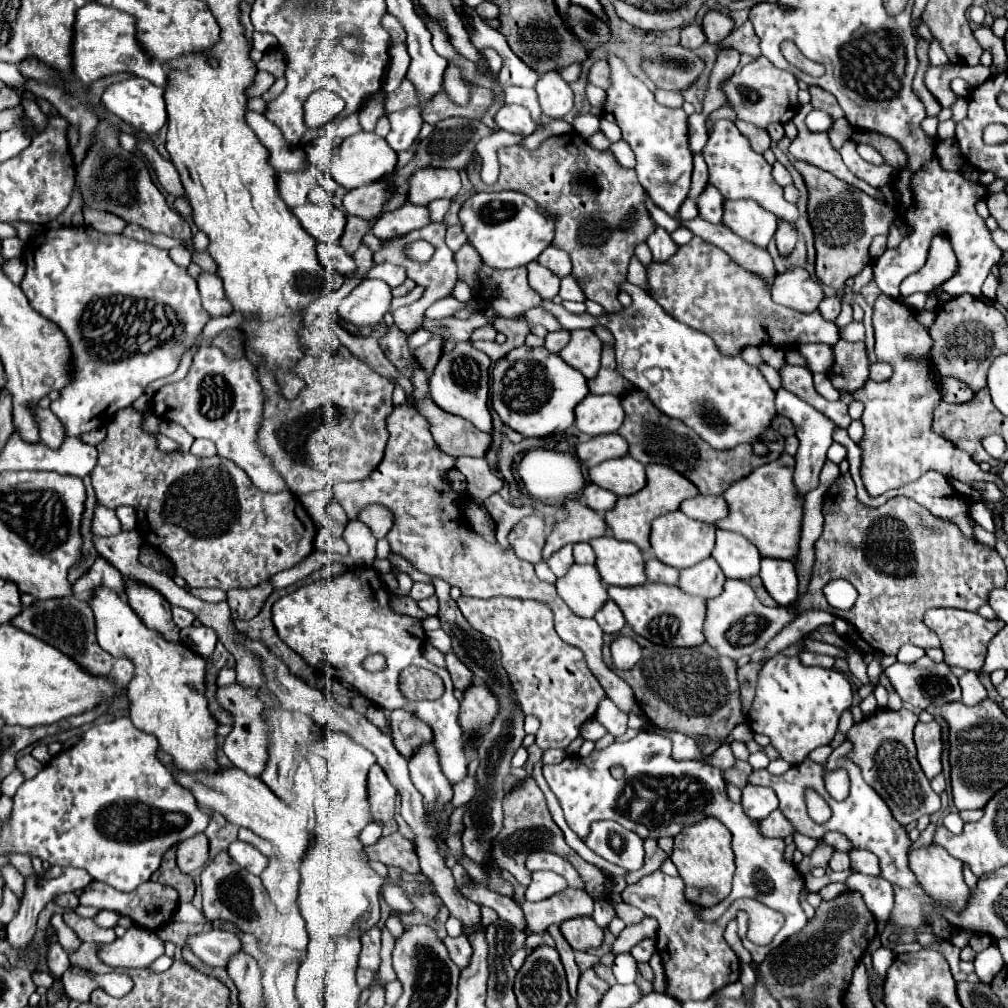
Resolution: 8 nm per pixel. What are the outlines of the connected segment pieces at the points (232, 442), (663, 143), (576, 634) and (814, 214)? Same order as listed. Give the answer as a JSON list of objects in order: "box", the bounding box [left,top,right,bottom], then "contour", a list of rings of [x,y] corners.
[{"box":[153,347,289,493],"contour":[[[205,347],[195,353],[185,379],[167,383],[155,393],[153,413],[185,427],[193,437],[213,441],[217,445],[217,455],[239,465],[255,487],[267,493],[281,493],[289,491],[289,487],[257,443],[263,425],[263,401],[263,389],[253,373],[253,365],[245,357],[233,361],[225,357],[221,349]]]},{"box":[603,53,693,217],"contour":[[[609,53],[609,67],[611,67],[611,89],[607,89],[607,105],[603,109],[603,115],[607,117],[607,111],[613,111],[615,123],[623,131],[623,139],[631,145],[631,149],[637,155],[637,177],[647,195],[653,199],[657,207],[667,211],[671,217],[679,213],[681,203],[687,199],[689,183],[691,183],[691,169],[693,169],[693,153],[689,151],[689,135],[687,135],[687,115],[683,109],[671,109],[665,105],[659,105],[653,97],[653,93],[647,89],[645,83],[635,79],[625,63]]]},{"box":[333,403,635,713],"contour":[[[405,403],[401,407],[395,407],[393,413],[387,417],[387,429],[391,437],[379,467],[363,481],[337,483],[333,487],[335,497],[345,509],[347,517],[357,519],[359,511],[371,503],[391,509],[391,513],[395,515],[395,525],[387,535],[391,551],[407,559],[417,571],[431,577],[439,577],[451,587],[459,587],[463,595],[479,599],[507,595],[517,599],[545,601],[553,609],[557,635],[565,643],[575,645],[585,653],[587,665],[597,677],[597,681],[603,685],[607,697],[615,701],[615,705],[619,705],[619,709],[625,713],[635,709],[635,697],[631,687],[623,679],[619,679],[601,659],[603,631],[597,621],[577,617],[557,595],[555,585],[541,581],[535,575],[533,565],[517,559],[511,549],[503,551],[499,545],[489,545],[477,533],[467,531],[463,515],[467,501],[449,491],[445,479],[441,477],[441,471],[453,467],[453,457],[441,453],[435,447],[427,419],[421,417],[411,403]]]},{"box":[795,161,897,289],"contour":[[[795,161],[795,169],[803,175],[807,187],[809,187],[809,221],[815,231],[815,249],[817,249],[817,279],[823,285],[829,285],[833,289],[843,289],[845,281],[849,277],[855,277],[867,263],[869,263],[869,245],[875,235],[887,235],[893,219],[897,217],[897,209],[883,203],[881,199],[875,199],[855,187],[849,187],[845,181],[839,181],[833,173],[827,173],[819,167],[813,167],[805,161]]]}]

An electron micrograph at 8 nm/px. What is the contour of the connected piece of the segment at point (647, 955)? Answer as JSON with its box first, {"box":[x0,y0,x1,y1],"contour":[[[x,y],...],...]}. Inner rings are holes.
{"box":[631,939,657,963],"contour":[[[643,939],[641,943],[637,943],[637,945],[631,949],[631,955],[635,957],[637,963],[647,963],[655,951],[657,951],[657,949],[655,949],[655,939]]]}

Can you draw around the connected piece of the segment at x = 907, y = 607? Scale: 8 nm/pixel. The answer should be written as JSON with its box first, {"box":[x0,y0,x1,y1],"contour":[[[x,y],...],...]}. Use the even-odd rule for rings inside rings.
{"box":[795,473,1007,655],"contour":[[[845,473],[843,481],[837,479],[823,501],[823,533],[815,541],[815,560],[811,573],[811,585],[803,597],[799,597],[795,613],[812,609],[815,606],[803,603],[815,603],[816,608],[833,613],[835,617],[843,617],[849,621],[859,637],[875,651],[885,655],[897,655],[903,645],[917,647],[939,647],[939,639],[933,637],[931,629],[923,625],[925,611],[933,607],[955,607],[955,609],[971,609],[977,611],[989,599],[989,591],[995,587],[1003,587],[1007,583],[1007,569],[997,551],[985,547],[979,541],[969,541],[961,535],[961,531],[943,519],[933,517],[927,509],[907,497],[893,497],[883,507],[867,507],[857,499],[855,483],[851,475]],[[831,579],[847,579],[857,591],[859,597],[855,607],[849,611],[832,608],[823,594],[823,587]]]}

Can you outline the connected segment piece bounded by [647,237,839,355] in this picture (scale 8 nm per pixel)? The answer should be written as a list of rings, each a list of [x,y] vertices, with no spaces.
[[[695,237],[691,243],[681,245],[679,251],[665,263],[651,263],[647,269],[651,297],[677,321],[687,323],[689,327],[707,333],[713,337],[717,347],[725,355],[739,355],[739,351],[747,345],[759,345],[769,341],[775,347],[793,345],[793,343],[827,343],[835,345],[839,341],[839,327],[835,323],[829,323],[821,317],[819,311],[813,311],[809,315],[791,311],[783,305],[777,305],[771,301],[767,285],[755,277],[753,273],[745,271],[741,265],[737,265],[723,249],[717,245],[711,245],[703,241],[701,237]]]

